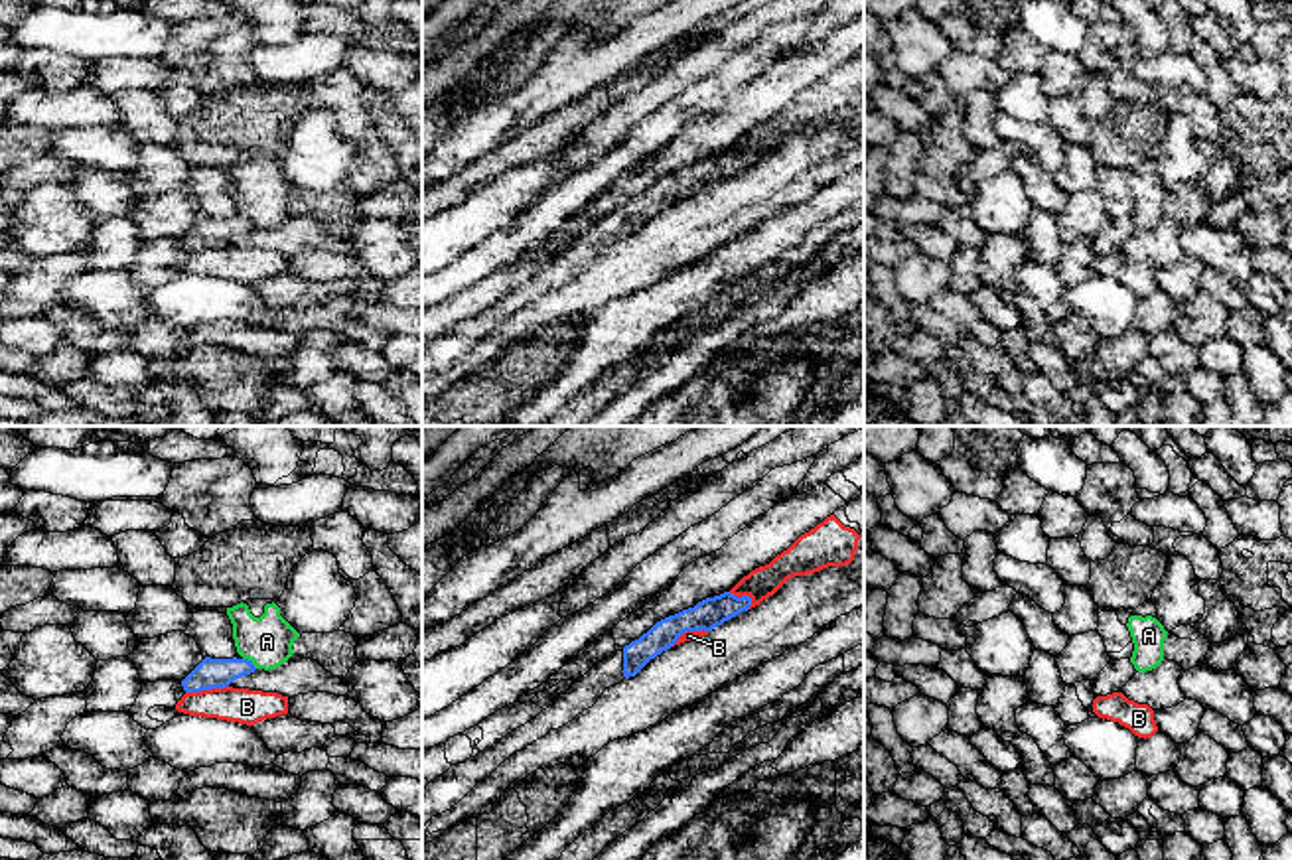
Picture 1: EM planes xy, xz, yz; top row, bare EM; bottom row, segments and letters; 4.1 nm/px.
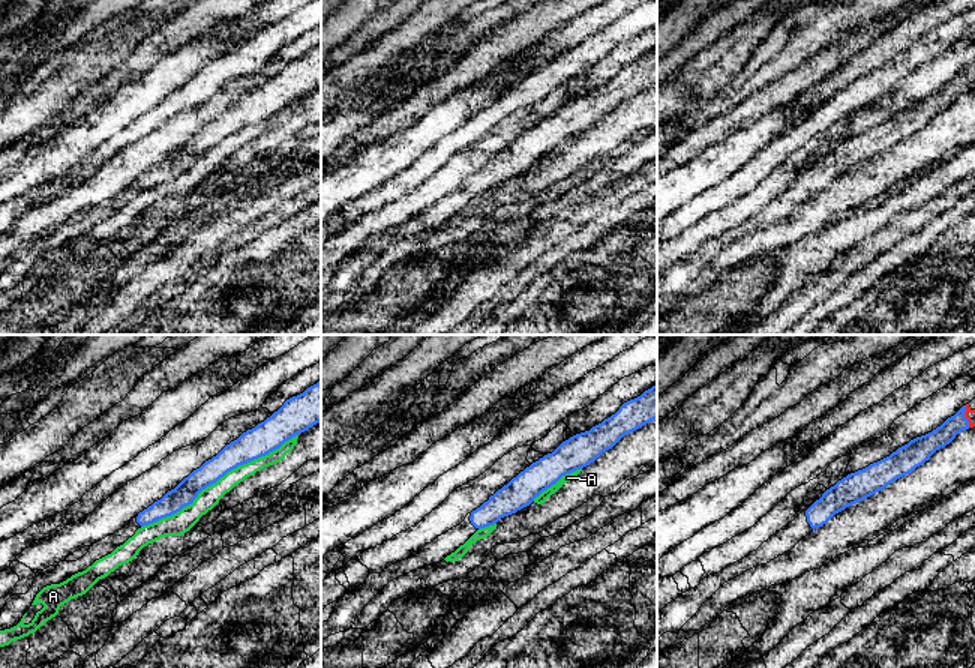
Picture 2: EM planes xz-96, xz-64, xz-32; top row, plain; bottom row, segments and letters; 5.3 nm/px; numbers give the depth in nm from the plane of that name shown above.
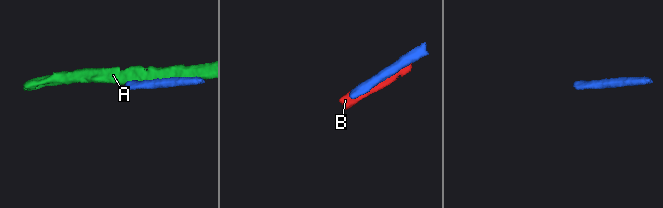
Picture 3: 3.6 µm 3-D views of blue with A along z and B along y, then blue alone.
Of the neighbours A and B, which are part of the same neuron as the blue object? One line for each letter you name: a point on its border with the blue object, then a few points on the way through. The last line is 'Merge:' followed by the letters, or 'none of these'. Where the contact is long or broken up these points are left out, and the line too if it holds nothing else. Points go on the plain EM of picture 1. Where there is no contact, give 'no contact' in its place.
Merge: none of these

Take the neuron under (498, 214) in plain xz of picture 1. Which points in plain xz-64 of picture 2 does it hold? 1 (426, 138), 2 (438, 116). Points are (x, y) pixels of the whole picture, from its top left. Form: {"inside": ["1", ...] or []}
{"inside": ["1", "2"]}

